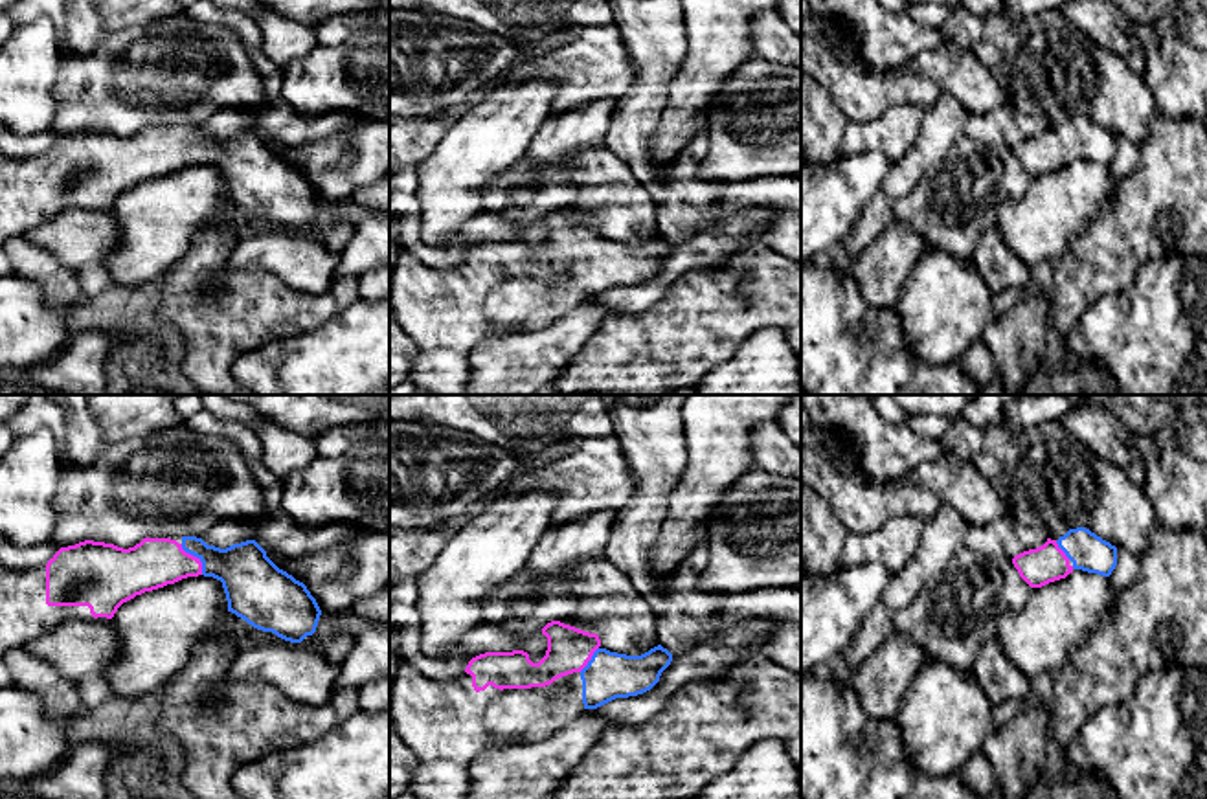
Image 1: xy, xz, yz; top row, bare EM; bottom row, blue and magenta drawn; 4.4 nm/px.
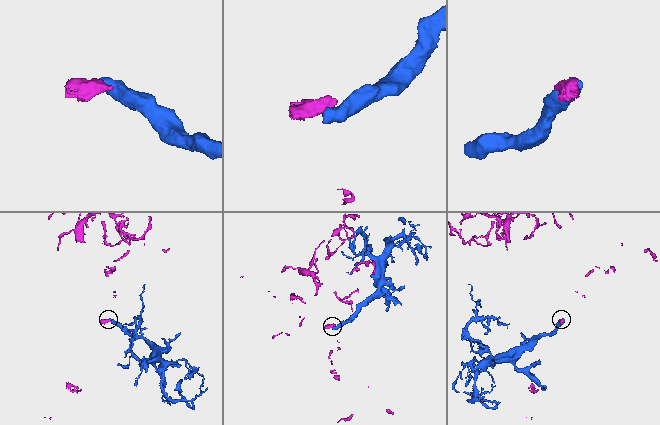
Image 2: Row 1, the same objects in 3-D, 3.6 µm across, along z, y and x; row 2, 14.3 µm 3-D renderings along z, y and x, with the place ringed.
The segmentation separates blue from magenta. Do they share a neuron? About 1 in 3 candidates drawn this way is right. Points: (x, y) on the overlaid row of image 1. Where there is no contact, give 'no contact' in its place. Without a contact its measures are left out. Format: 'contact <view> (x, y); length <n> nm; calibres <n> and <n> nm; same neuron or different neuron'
contact xy (195, 555); length 170 nm; calibres 240 and 220 nm; same neuron

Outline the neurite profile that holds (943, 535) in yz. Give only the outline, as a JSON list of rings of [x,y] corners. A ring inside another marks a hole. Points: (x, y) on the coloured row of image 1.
[[[941,507],[928,520],[913,558],[900,573],[891,577],[882,599],[841,654],[849,676],[895,632],[897,612],[944,575],[948,562],[964,546],[963,538],[968,527],[961,514],[950,507]]]

